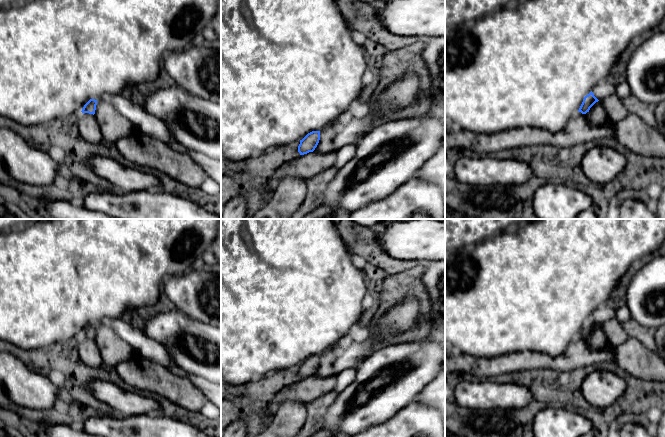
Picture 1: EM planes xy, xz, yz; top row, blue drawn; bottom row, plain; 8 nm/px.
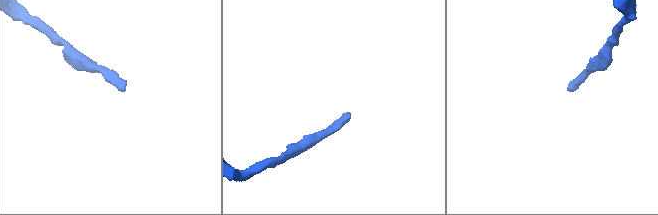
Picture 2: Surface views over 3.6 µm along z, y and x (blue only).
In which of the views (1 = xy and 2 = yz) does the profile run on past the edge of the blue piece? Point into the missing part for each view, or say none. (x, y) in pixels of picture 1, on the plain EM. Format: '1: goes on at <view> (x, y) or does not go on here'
1: does not go on here
2: does not go on here

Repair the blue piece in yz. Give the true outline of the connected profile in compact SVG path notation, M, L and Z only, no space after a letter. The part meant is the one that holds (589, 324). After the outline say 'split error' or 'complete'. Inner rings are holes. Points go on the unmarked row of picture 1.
M591 315L588 319L584 321L578 335L582 338L586 338L587 336L589 336L590 332L598 325L599 324L594 320L593 316Z; complete

